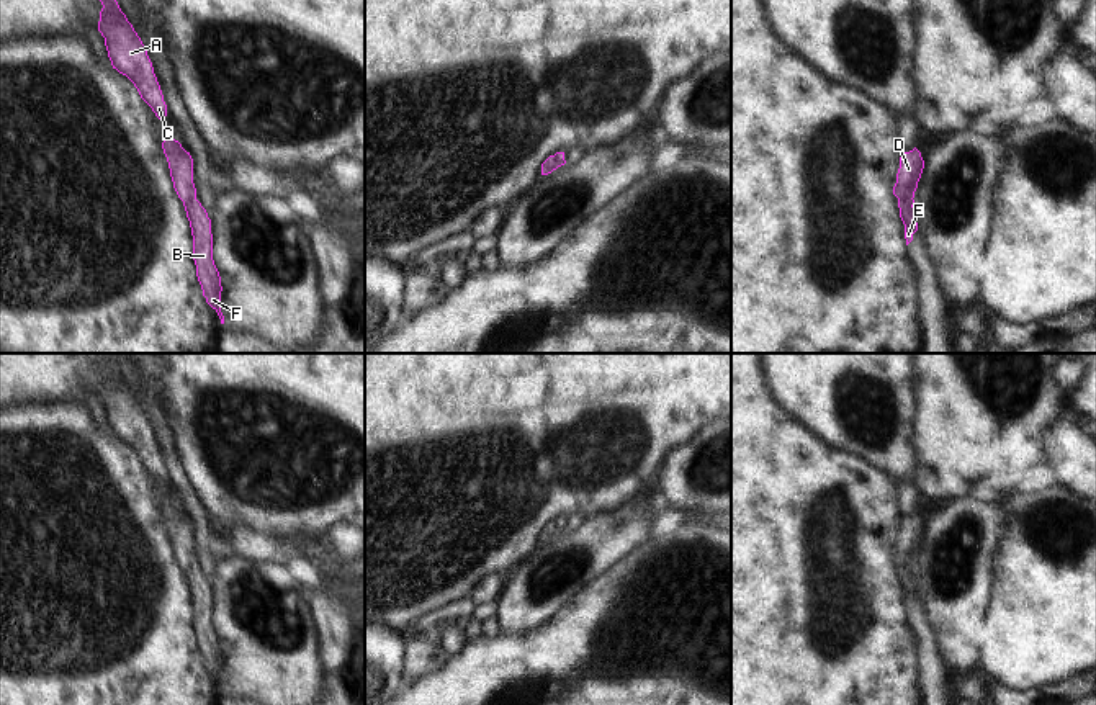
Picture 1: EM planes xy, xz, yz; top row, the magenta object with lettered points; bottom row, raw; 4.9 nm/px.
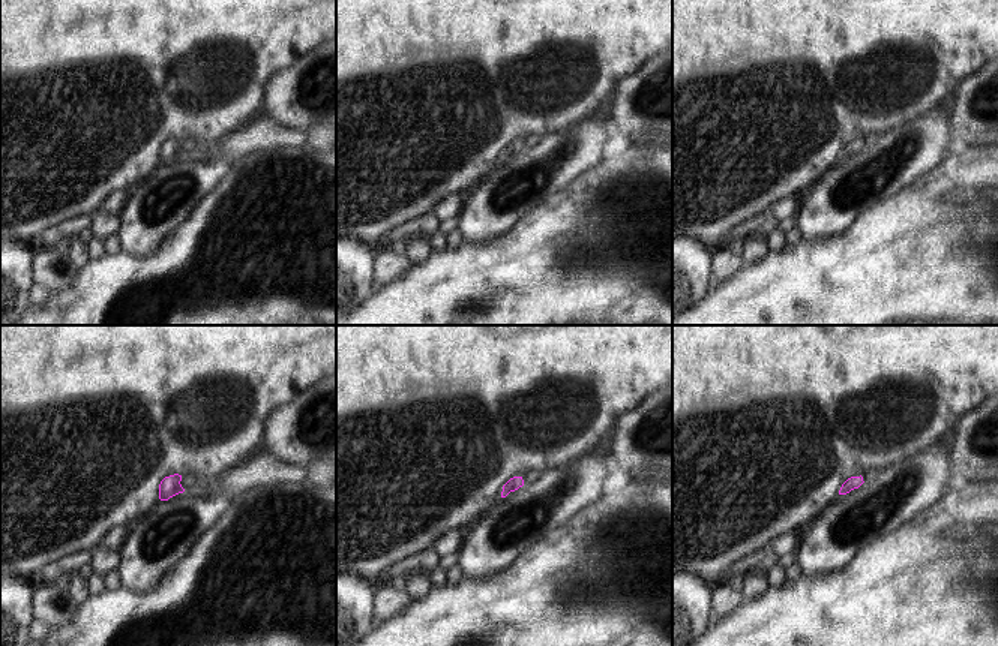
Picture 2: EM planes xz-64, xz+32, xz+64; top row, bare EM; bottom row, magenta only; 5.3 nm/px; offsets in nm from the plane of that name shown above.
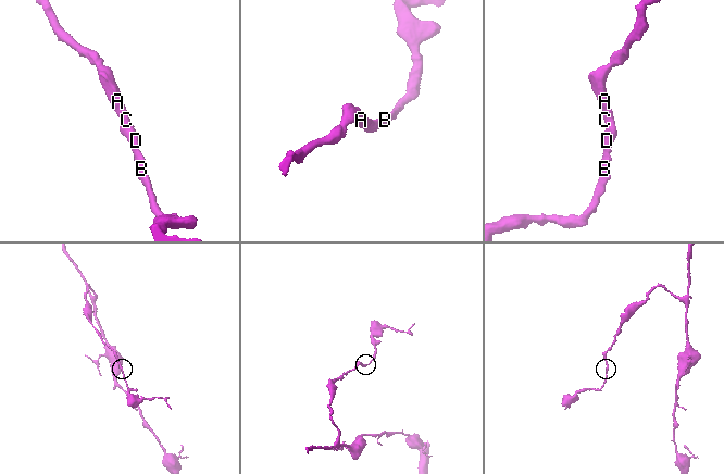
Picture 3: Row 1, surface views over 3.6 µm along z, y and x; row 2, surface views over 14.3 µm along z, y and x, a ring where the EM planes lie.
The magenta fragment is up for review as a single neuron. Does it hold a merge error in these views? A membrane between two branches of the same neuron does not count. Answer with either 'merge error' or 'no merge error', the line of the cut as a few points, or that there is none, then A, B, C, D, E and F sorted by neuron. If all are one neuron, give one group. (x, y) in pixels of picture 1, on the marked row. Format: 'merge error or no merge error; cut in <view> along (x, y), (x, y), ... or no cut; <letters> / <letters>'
no merge error; no cut; A B C D E F

